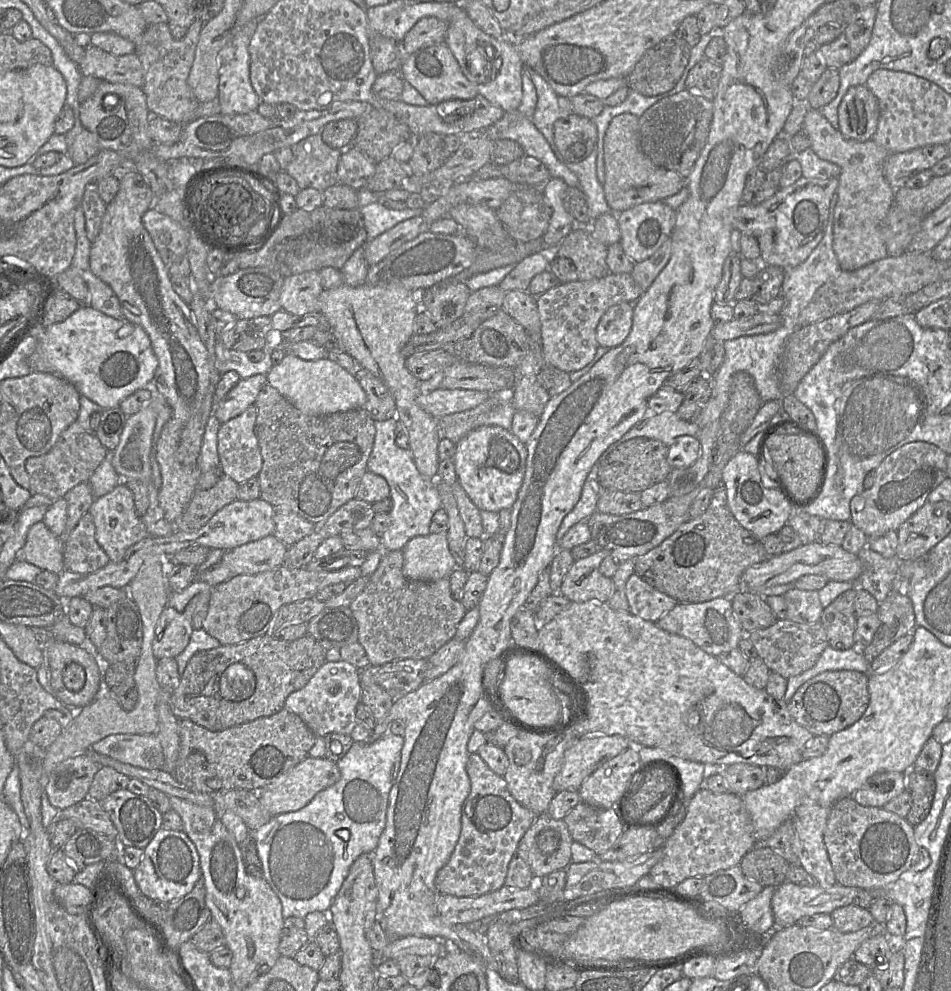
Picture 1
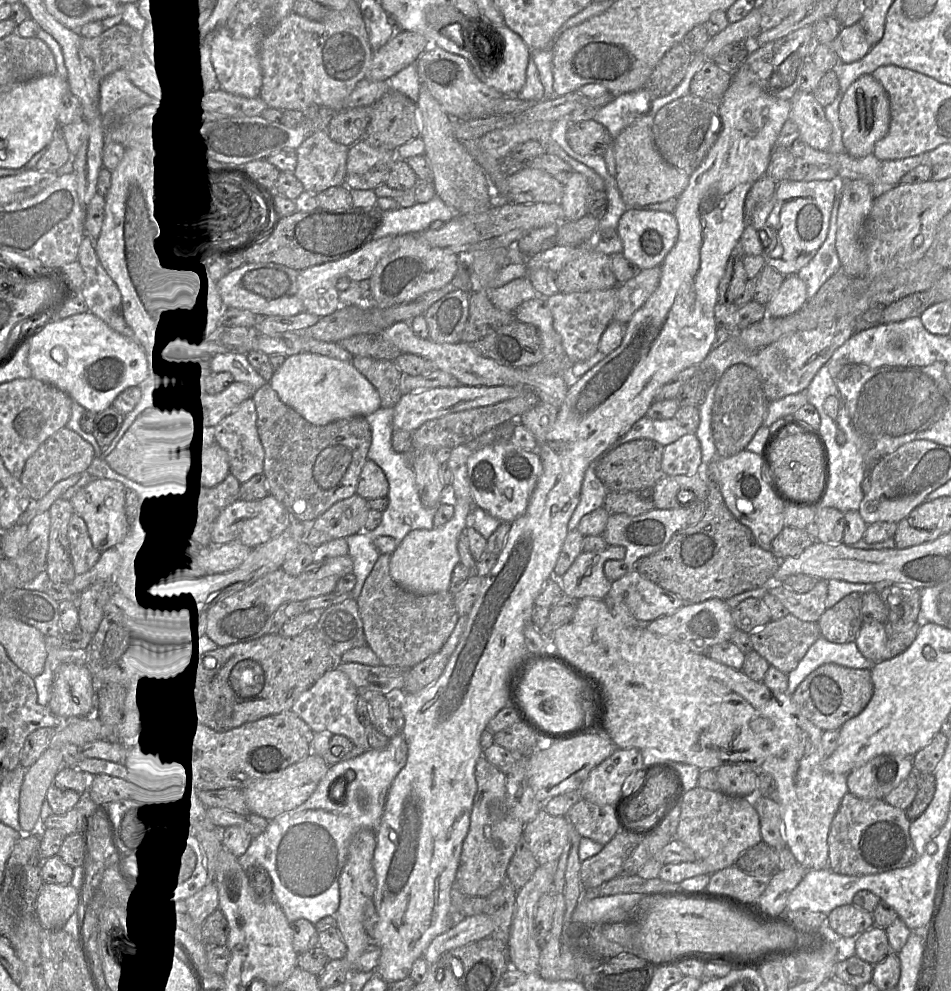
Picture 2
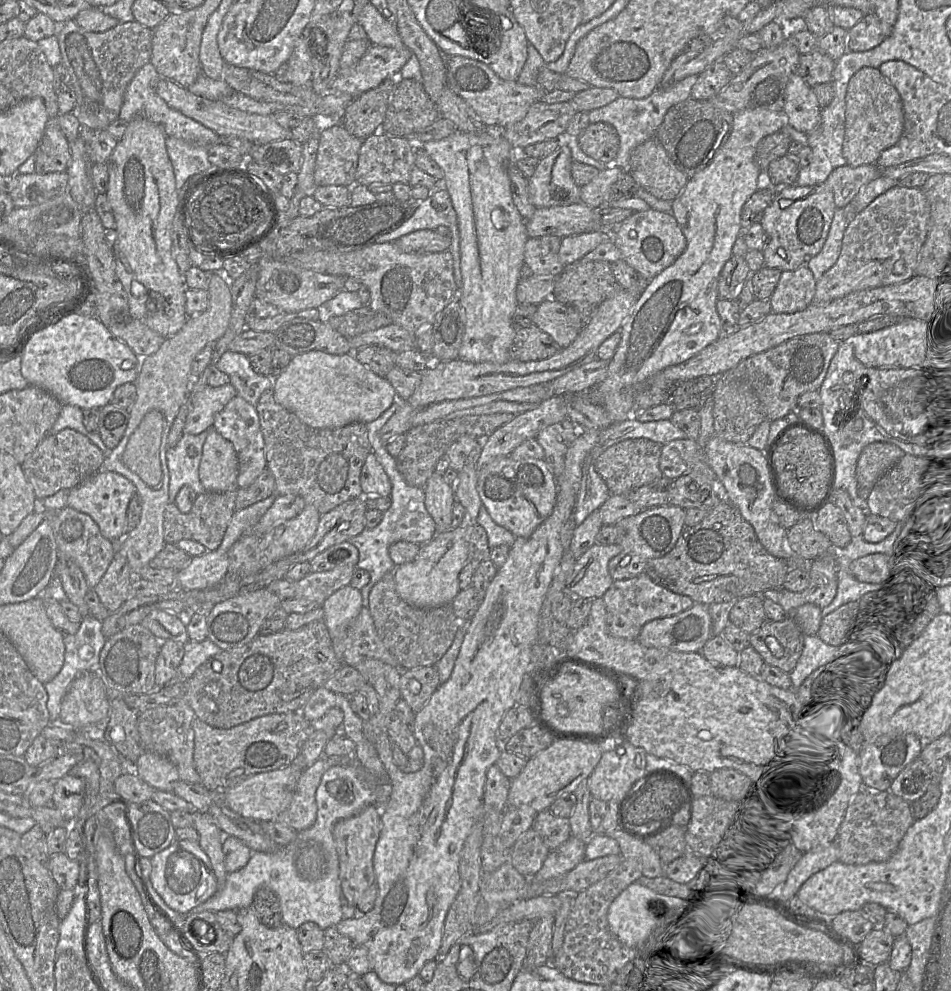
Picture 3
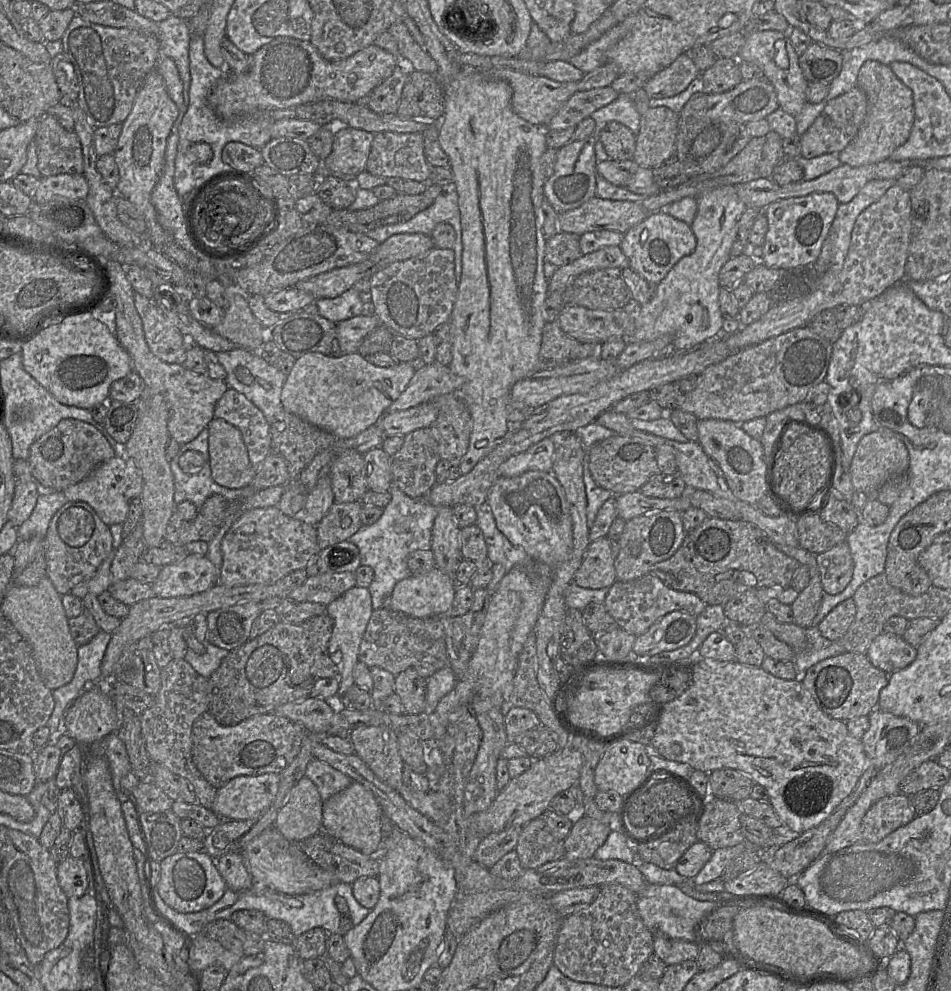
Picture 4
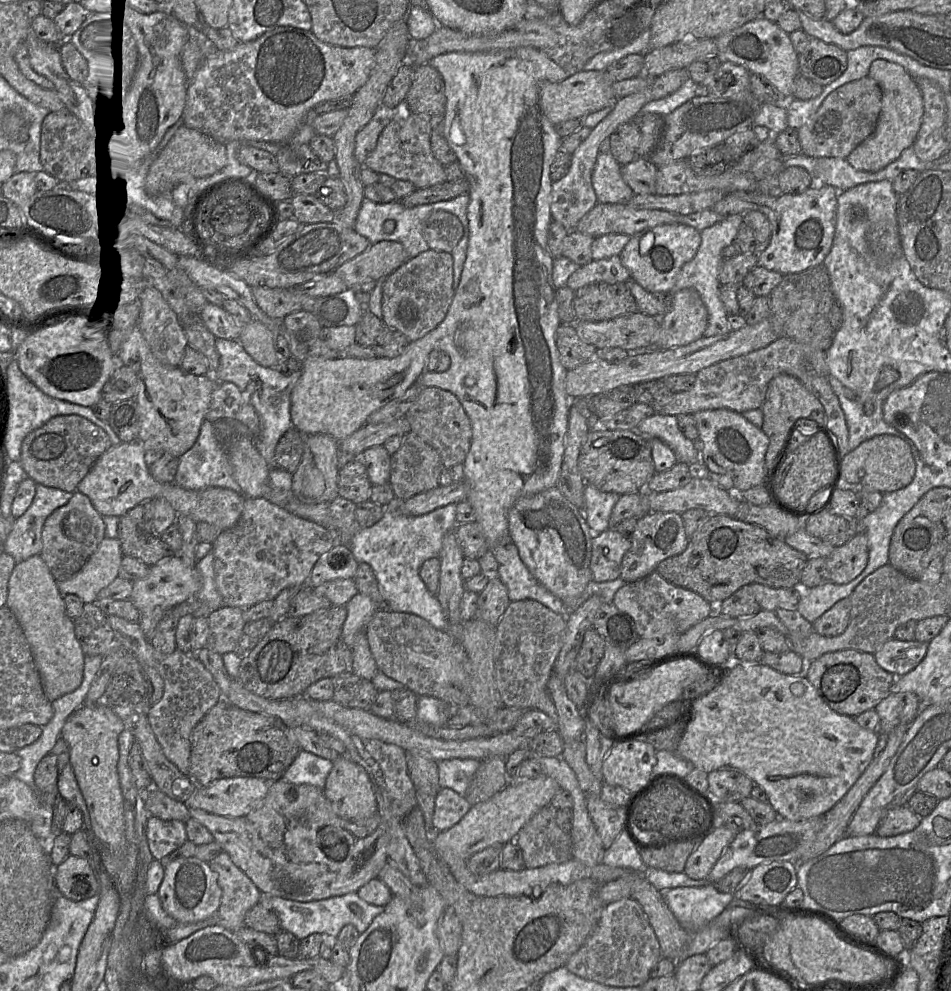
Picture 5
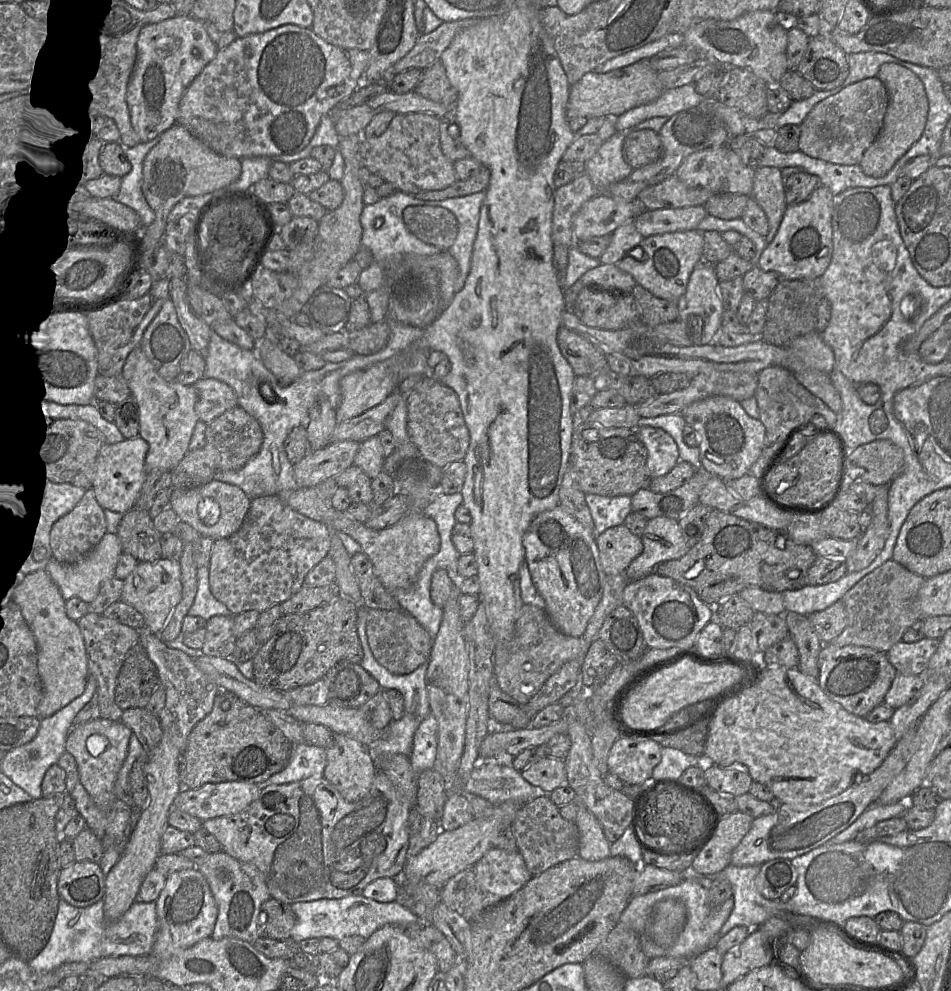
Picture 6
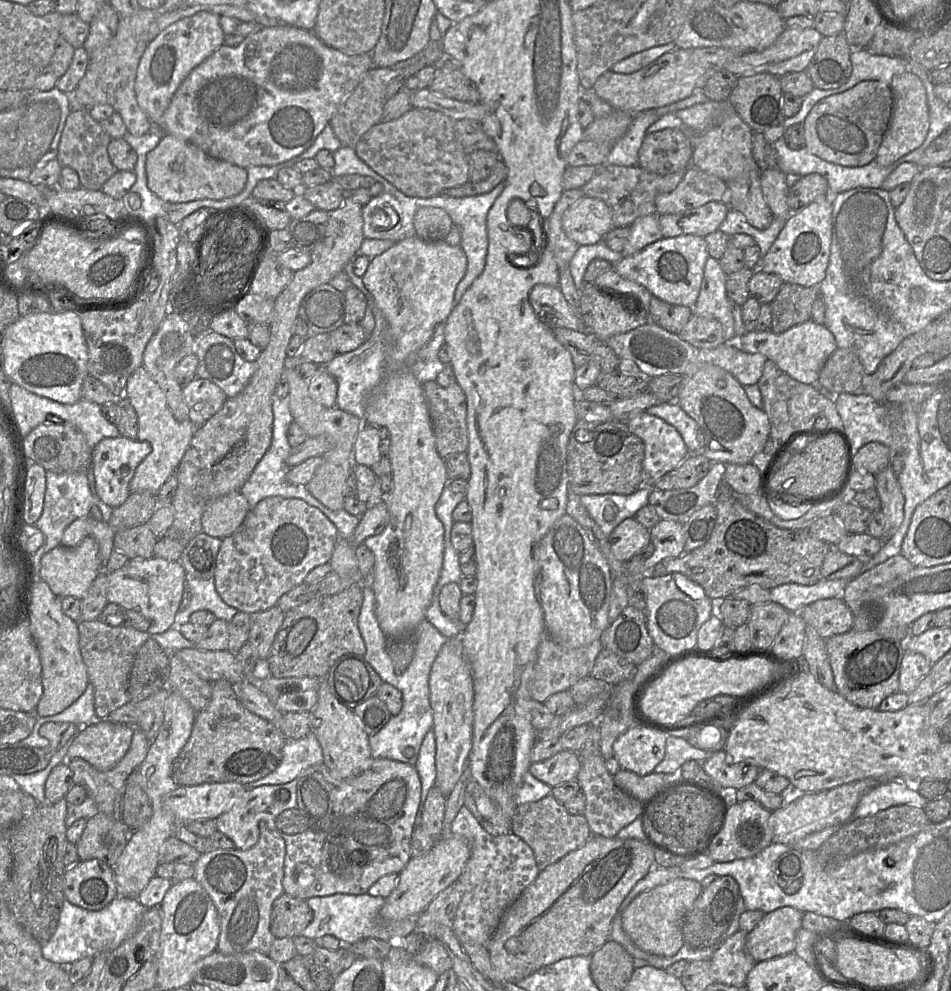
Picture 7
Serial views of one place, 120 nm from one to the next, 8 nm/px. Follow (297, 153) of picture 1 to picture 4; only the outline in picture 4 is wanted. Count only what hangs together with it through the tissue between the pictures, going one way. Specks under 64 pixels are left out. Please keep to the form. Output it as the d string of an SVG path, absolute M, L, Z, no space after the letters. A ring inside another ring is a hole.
M347 126L333 128L335 128L333 147L330 155L323 160L324 172L346 182L354 183L356 177L365 170L374 133Z

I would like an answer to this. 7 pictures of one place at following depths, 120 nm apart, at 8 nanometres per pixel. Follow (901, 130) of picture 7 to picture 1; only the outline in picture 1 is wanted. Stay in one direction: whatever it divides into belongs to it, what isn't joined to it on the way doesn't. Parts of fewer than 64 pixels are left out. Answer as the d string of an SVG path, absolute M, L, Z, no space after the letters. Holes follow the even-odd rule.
M865 86L851 87L838 107L838 130L846 138L864 142L872 139L878 124L876 97Z

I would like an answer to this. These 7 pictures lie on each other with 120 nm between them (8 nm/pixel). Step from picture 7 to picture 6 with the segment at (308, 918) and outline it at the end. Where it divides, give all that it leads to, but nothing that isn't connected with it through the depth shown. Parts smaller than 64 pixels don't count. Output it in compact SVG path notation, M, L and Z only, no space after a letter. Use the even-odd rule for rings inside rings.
M270 898L261 905L259 919L261 936L287 940L291 938L290 933L296 923L296 914L290 904Z

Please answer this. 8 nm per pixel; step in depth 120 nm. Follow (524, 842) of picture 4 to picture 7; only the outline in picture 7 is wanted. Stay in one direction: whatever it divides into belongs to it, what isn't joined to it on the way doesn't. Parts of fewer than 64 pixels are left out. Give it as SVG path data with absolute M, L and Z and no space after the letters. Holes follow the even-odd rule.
M551 795L536 802L517 806L511 817L511 833L532 849L539 871L582 847L593 836L583 815L569 814L564 805Z

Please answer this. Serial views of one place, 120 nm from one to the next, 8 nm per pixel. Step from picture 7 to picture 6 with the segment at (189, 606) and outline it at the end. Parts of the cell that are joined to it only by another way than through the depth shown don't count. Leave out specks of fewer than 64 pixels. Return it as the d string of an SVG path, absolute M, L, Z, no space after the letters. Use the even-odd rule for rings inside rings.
M197 568L197 591L188 614L205 620L213 616L231 615L228 608L212 594L209 586L209 568Z

